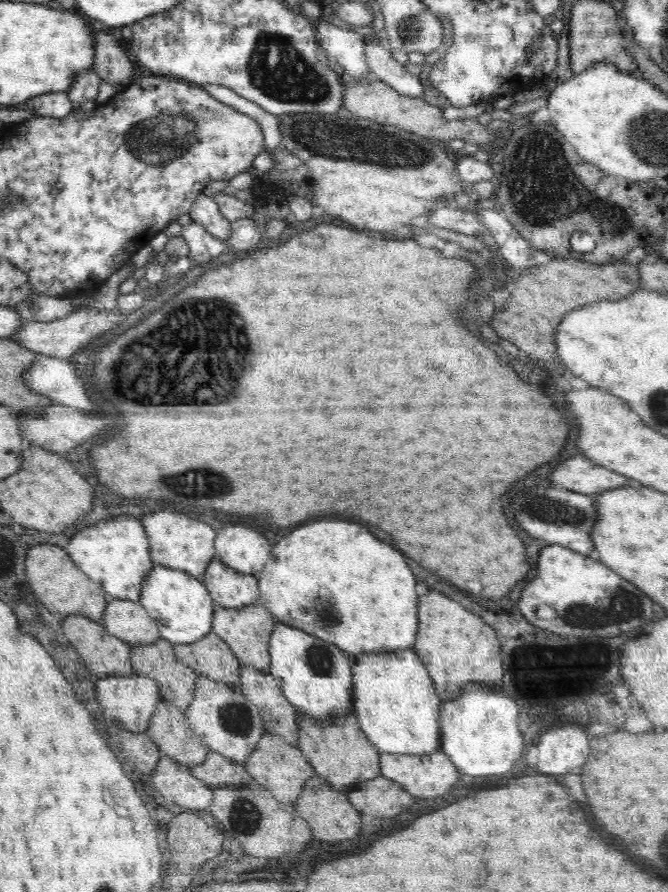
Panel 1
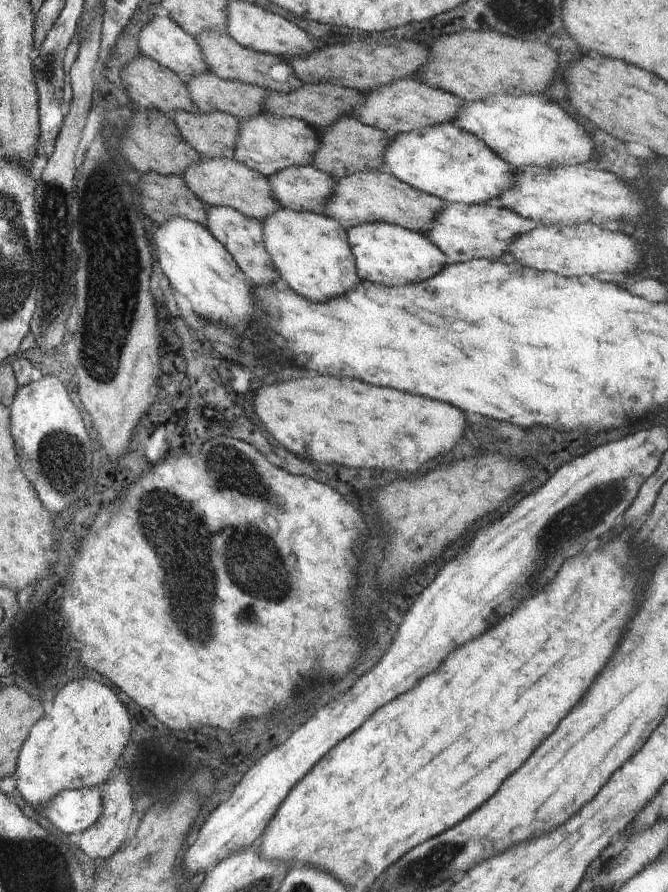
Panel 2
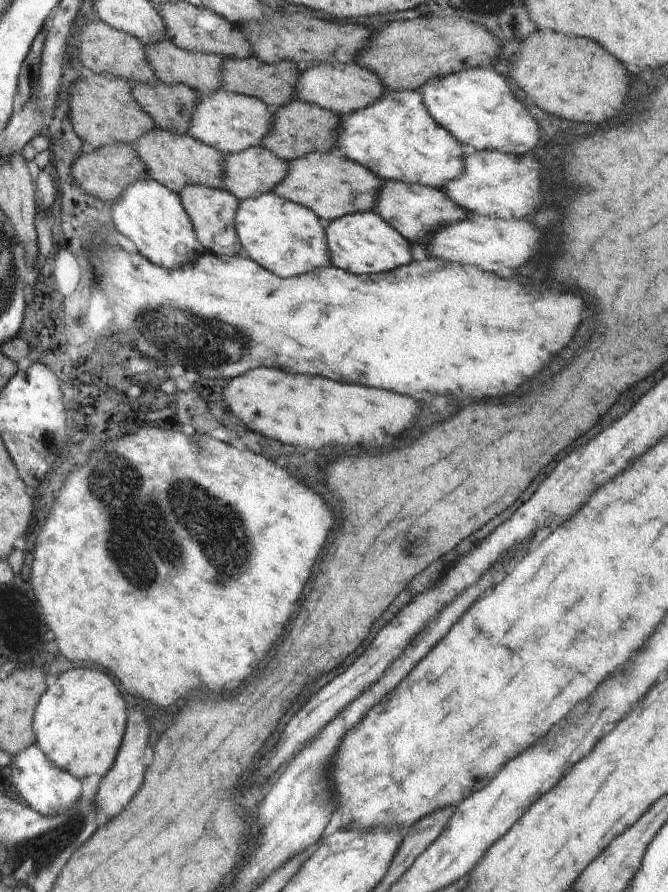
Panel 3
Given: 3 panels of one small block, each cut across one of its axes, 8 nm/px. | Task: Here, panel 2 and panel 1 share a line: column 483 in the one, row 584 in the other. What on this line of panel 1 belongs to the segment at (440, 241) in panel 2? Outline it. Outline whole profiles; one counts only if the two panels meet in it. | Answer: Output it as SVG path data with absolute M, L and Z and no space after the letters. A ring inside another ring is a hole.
M216 556L208 564L202 580L214 602L222 607L240 608L258 601L258 578L222 563Z

